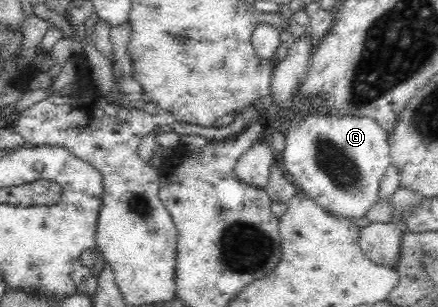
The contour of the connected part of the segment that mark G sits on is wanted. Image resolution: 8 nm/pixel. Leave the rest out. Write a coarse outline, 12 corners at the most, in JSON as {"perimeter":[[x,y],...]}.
{"perimeter":[[304,31],[273,67],[288,118],[277,160],[335,216],[361,218],[390,165],[373,118],[300,96],[315,45]]}

